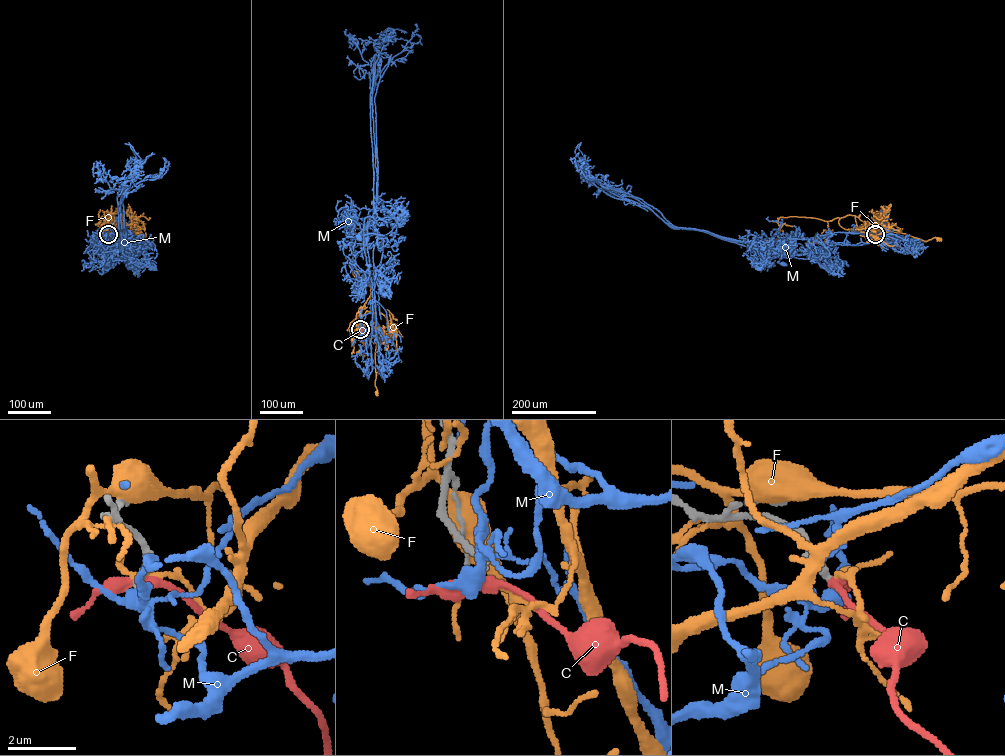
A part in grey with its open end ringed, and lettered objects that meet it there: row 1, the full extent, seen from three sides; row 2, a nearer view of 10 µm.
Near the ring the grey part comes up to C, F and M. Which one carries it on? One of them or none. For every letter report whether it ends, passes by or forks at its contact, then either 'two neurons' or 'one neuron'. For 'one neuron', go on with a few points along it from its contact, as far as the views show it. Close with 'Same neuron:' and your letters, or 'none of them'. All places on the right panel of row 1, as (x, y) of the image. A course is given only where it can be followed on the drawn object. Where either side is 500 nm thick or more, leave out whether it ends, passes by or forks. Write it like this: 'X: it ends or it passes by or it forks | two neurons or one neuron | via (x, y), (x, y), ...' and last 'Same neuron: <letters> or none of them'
C: it passes by | two neurons
F: it passes by | two neurons
M: it forks | two neurons
Same neuron: none of them

